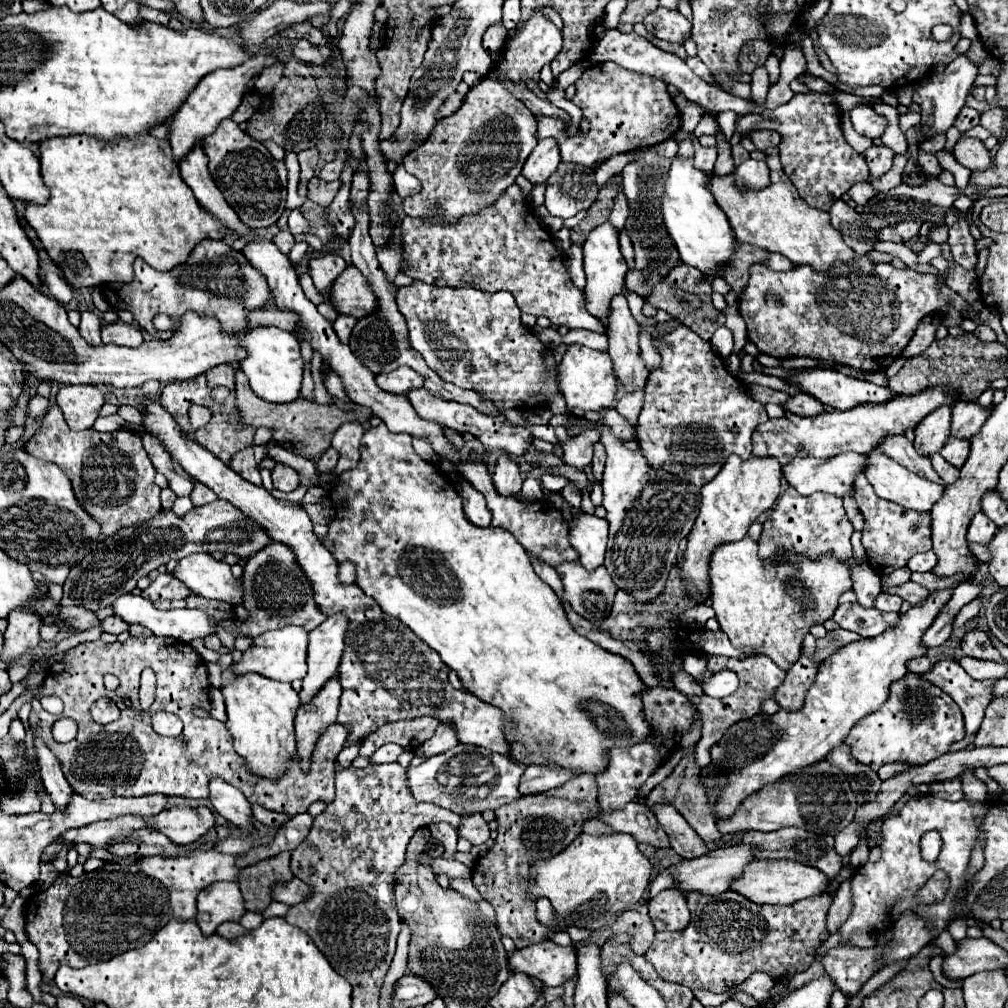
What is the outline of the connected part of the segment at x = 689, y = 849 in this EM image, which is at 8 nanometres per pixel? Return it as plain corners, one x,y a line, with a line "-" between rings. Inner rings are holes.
657,804
653,806
653,812
667,832
671,840
671,848
681,856
681,858
697,858
701,854
707,854
707,844
699,838
699,834
687,824
687,820
669,804

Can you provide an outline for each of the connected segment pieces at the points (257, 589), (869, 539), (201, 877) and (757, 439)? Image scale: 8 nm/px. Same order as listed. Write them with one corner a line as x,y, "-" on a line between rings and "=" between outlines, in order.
271,542
245,562
243,586
249,620
247,622
235,620
235,624
249,638
255,638
267,630
275,630
281,626
301,626
307,632
311,632
325,620
321,610
315,606
311,584
307,576
301,572
295,554
279,542
=
857,474
853,480
853,498
865,518
863,526
863,546
867,552
869,566
881,576
889,575
897,568
907,566
909,558
917,552
932,549
931,514
921,514
915,510
907,510
889,500
881,500
863,474
=
195,850
189,856
181,858
161,858
161,856
147,856
131,866
119,864
105,864
95,872
85,872
79,878
69,874
61,874
47,890
37,892
29,898
27,916
25,916
25,934
27,940
39,948
39,970
43,974
43,982
55,978
59,966
67,964
73,968
83,968
89,964
97,964
101,960
109,960
121,952
131,948
141,948
147,944
153,934
163,928
169,920
193,920
195,918
195,900
197,894
211,886
213,882
231,880
237,882
239,870
235,866
237,856
219,854
217,850
=
923,390
921,394
913,396
895,396
893,400
881,404
881,406
853,406
851,410
833,410
823,412
813,418
797,416
797,414
785,414
783,418
767,420
765,424
759,424
753,432
753,456
775,456
781,464
791,462
797,456
815,456
815,458
833,458
843,452
857,452
867,454
881,442
881,438
887,438
887,434
905,434
907,430
915,430
919,422
937,410
937,406
953,406
963,398
957,398
953,390

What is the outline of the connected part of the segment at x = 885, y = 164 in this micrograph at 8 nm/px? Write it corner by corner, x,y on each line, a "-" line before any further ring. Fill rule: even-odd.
871,146
869,150
863,152
863,156
867,160
871,178
879,178
879,176
883,176
883,174
887,174
891,170
895,152
889,150
887,146

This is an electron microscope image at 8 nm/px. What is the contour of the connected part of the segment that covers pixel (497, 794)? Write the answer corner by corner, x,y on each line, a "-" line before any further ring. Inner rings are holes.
457,744
447,754
433,756
417,768
409,768
407,772
409,786
415,800
435,802
461,816
485,812
485,810
497,810
503,804
519,800
521,794
517,786
519,786
521,774
523,774
523,768
511,762
509,758
505,758
503,754
493,754
493,750
485,750
469,744
-
473,788
477,790
469,794
467,790
473,790

